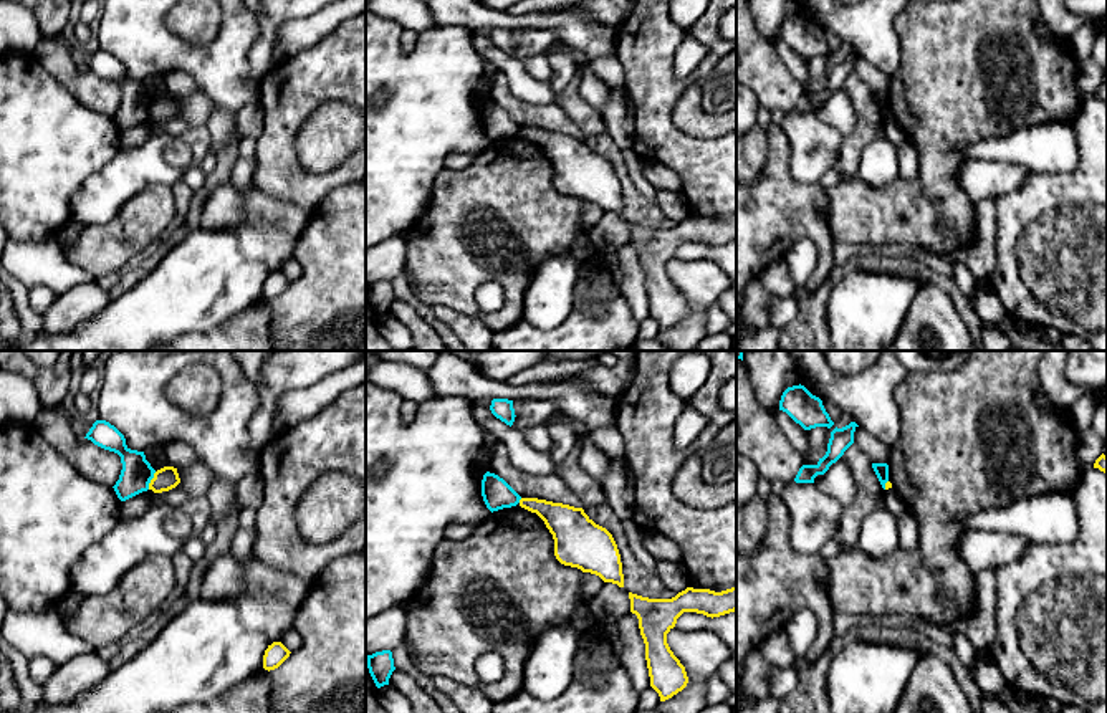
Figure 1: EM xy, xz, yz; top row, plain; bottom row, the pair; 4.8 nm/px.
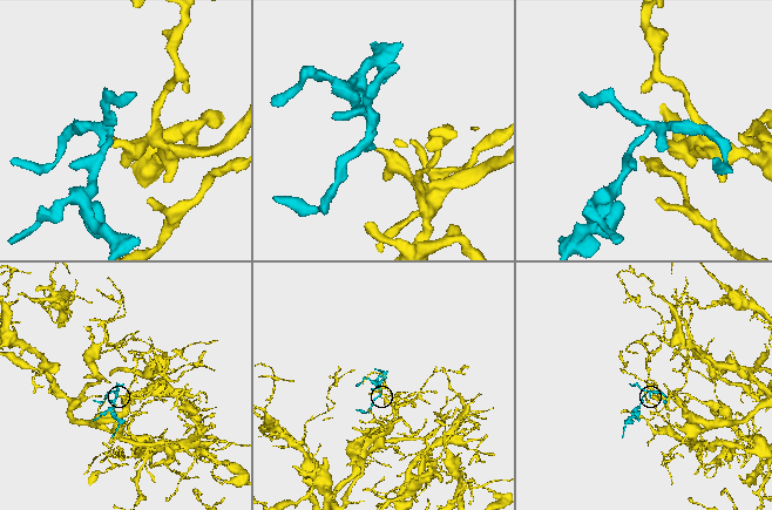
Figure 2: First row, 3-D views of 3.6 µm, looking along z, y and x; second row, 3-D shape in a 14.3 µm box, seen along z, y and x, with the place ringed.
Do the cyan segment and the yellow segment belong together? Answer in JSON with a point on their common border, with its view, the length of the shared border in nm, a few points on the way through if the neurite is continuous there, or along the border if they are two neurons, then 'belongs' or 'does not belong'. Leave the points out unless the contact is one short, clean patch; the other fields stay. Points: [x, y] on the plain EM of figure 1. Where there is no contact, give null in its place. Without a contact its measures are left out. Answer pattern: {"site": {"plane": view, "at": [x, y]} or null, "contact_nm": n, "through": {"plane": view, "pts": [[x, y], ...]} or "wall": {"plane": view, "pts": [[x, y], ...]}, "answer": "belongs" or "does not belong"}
{"site": {"plane": "xy", "at": [151, 108]}, "contact_nm": 100, "wall": {"plane": "xy", "pts": [[156, 101], [148, 118]]}, "answer": "does not belong"}

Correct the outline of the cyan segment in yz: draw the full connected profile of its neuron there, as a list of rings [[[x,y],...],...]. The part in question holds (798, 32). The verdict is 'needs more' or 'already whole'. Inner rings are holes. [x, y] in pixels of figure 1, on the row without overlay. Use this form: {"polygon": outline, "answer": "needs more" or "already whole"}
{"polygon": [[[804,15],[788,17],[779,30],[779,40],[786,41],[804,60],[816,56],[831,58],[834,51],[826,41],[822,30],[812,25]]], "answer": "already whole"}

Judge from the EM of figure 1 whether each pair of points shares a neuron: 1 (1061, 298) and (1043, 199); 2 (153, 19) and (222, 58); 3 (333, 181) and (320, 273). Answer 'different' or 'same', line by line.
1: same
2: same
3: different

